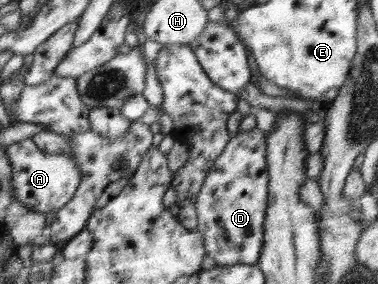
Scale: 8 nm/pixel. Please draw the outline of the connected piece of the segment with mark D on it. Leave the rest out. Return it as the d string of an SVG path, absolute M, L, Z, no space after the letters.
M257 127L231 137L222 154L214 161L194 200L197 230L202 233L206 256L214 258L216 266L257 264L264 240L264 219L268 208L268 168L266 168L266 132Z

